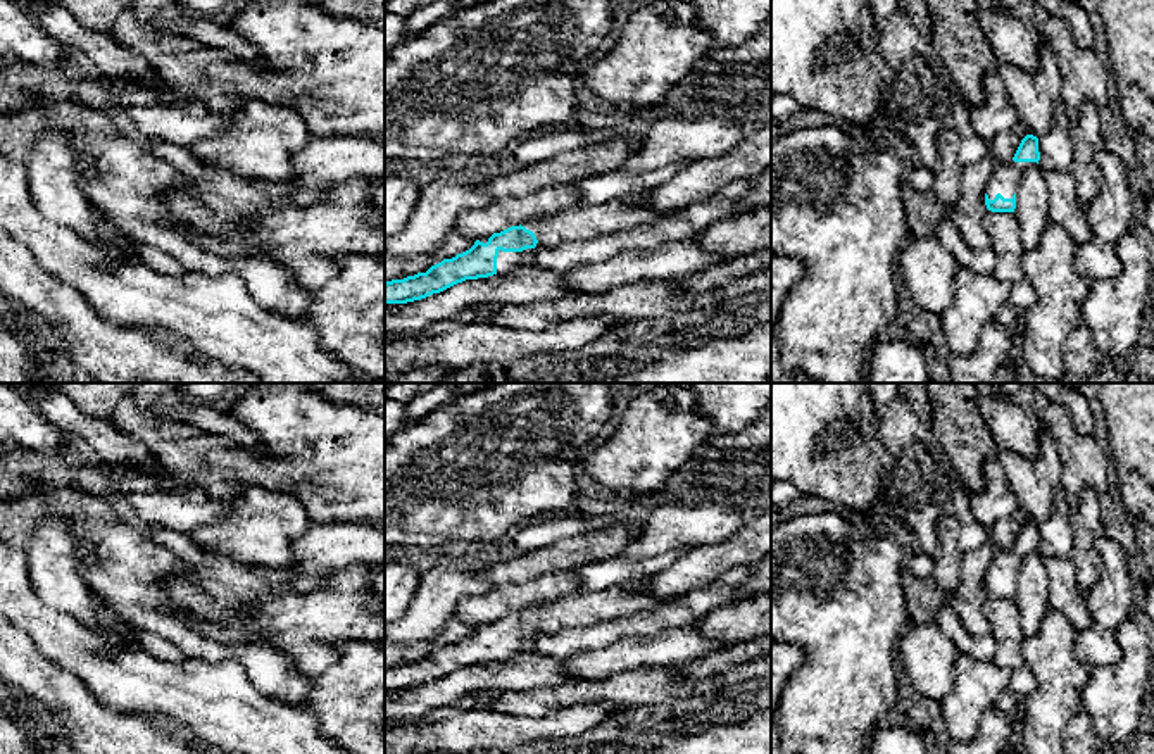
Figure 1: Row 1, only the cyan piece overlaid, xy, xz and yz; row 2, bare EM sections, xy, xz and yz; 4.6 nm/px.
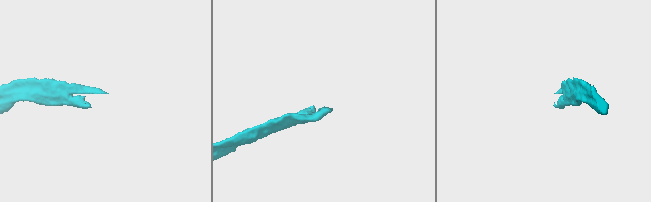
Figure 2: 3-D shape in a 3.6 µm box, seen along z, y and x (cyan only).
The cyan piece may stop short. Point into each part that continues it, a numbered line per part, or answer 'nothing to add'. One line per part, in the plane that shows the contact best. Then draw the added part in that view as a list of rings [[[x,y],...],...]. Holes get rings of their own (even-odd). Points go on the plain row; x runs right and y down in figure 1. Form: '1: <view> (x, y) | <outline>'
1: xz (508, 647) | [[[526,635],[523,638],[502,638],[497,644],[497,661],[511,659],[519,652],[533,652],[533,637]]]

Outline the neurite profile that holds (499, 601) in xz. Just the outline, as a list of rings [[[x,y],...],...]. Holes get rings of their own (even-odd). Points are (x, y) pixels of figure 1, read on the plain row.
[[[573,571],[545,573],[528,581],[507,581],[492,587],[486,594],[464,597],[455,614],[467,625],[490,625],[511,613],[519,613],[538,602],[555,600],[574,594],[580,580]]]

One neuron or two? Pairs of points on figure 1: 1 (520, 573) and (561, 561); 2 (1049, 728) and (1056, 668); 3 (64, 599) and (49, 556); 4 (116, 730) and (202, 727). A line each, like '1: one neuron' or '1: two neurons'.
1: one neuron
2: one neuron
3: one neuron
4: two neurons

